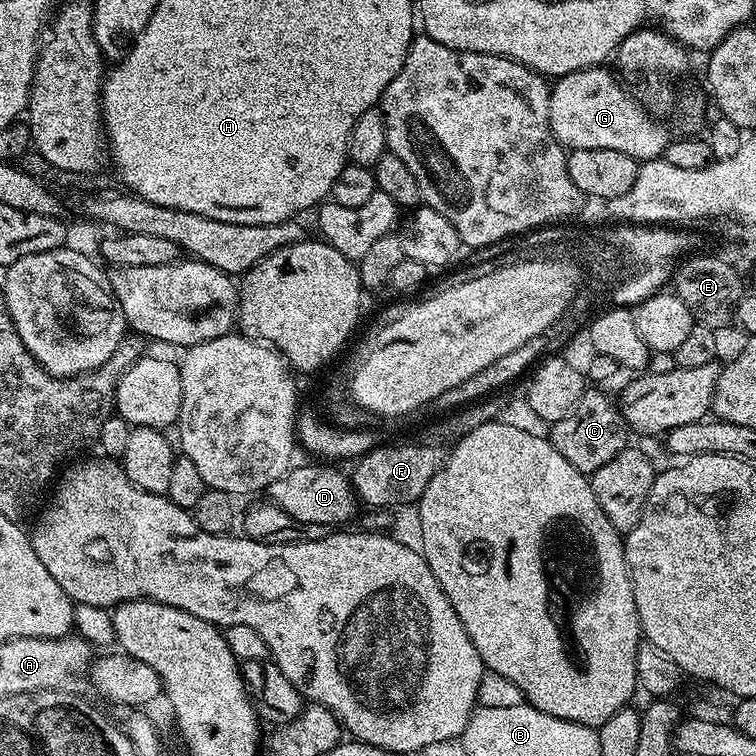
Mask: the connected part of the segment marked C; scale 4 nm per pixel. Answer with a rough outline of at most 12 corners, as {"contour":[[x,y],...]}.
{"contour":[[599,387],[551,425],[554,450],[591,474],[629,447],[619,403]]}

